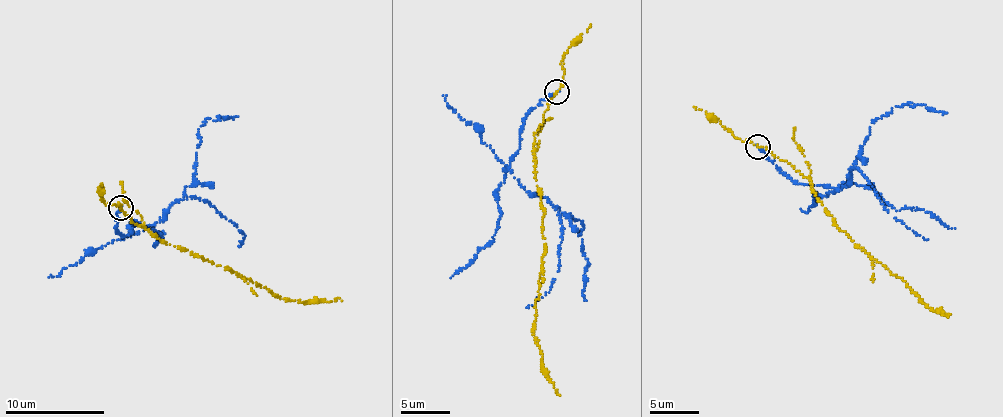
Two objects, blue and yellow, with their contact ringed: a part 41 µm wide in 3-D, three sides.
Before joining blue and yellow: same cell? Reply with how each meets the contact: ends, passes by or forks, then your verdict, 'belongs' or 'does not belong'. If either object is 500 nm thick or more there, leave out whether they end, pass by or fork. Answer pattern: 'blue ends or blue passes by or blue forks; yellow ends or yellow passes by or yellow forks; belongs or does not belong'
blue ends; yellow passes by; does not belong

